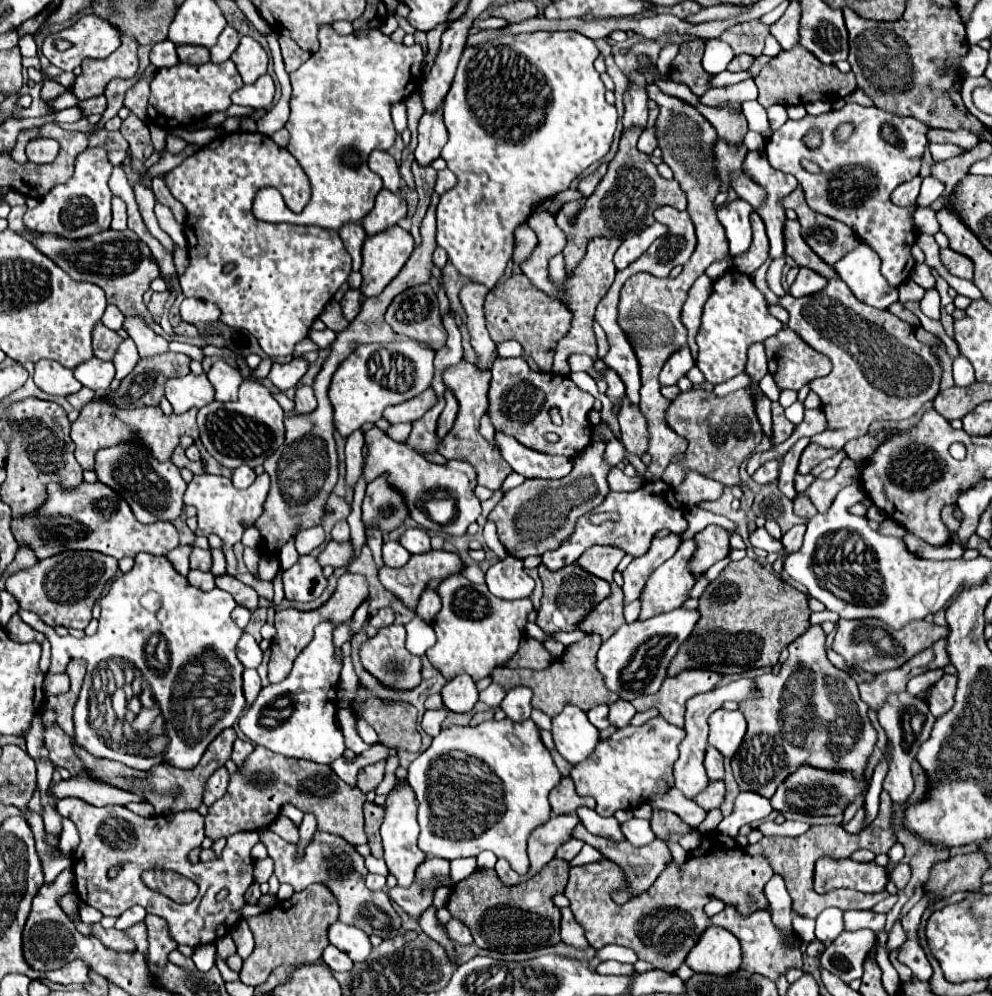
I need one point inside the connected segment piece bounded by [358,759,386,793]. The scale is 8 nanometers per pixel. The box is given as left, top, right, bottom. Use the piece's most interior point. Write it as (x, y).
(371, 776)

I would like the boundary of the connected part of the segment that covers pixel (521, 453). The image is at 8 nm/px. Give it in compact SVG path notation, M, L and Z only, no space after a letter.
M496 433L502 457L512 467L512 471L524 477L538 479L562 479L572 471L572 459L560 455L546 455L528 449L504 433Z

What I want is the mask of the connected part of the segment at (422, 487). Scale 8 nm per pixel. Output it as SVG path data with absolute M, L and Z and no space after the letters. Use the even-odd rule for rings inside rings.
M372 427L364 433L364 443L368 449L368 457L366 457L366 467L364 467L364 479L372 481L372 477L386 473L392 479L392 485L402 489L408 505L410 505L410 517L422 525L424 529L432 529L432 531L442 531L450 537L460 537L466 533L468 525L474 523L480 517L480 499L474 495L474 487L476 487L476 473L474 467L466 461L448 461L446 465L436 465L430 463L426 459L422 459L422 455L409 448L406 444L394 441L392 437L388 437L382 429ZM434 495L450 495L450 499L454 499L456 503L456 519L448 525L440 525L434 523L428 517L426 511L426 501L434 499Z

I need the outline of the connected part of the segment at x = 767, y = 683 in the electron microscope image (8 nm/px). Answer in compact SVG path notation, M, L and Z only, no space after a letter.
M810 627L804 635L800 635L794 643L788 645L788 659L782 663L780 671L766 673L756 677L758 689L762 689L762 697L744 701L740 705L746 721L746 743L738 751L738 757L732 759L734 777L738 777L738 785L742 791L754 791L762 797L772 797L778 783L788 777L798 763L806 761L810 765L818 765L820 769L850 769L858 773L858 777L864 773L866 759L870 757L874 745L876 745L876 731L868 719L868 707L860 699L858 683L844 671L836 669L828 657L826 657L826 633L820 627Z

